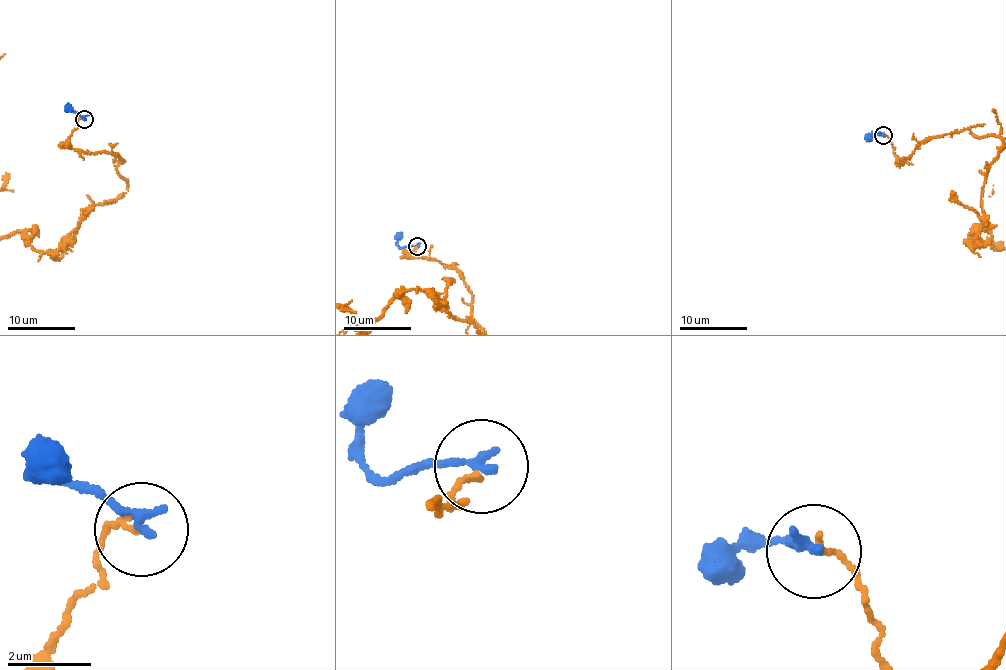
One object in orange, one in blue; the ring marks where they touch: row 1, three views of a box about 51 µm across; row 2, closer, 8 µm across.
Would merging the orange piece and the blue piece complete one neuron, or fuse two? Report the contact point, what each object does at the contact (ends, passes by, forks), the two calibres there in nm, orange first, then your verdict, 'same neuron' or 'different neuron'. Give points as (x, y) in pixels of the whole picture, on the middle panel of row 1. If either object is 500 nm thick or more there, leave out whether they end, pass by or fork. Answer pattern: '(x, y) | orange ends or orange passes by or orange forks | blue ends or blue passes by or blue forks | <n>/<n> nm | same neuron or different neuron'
(417, 246) | orange ends | blue ends | 140/240 nm | different neuron

